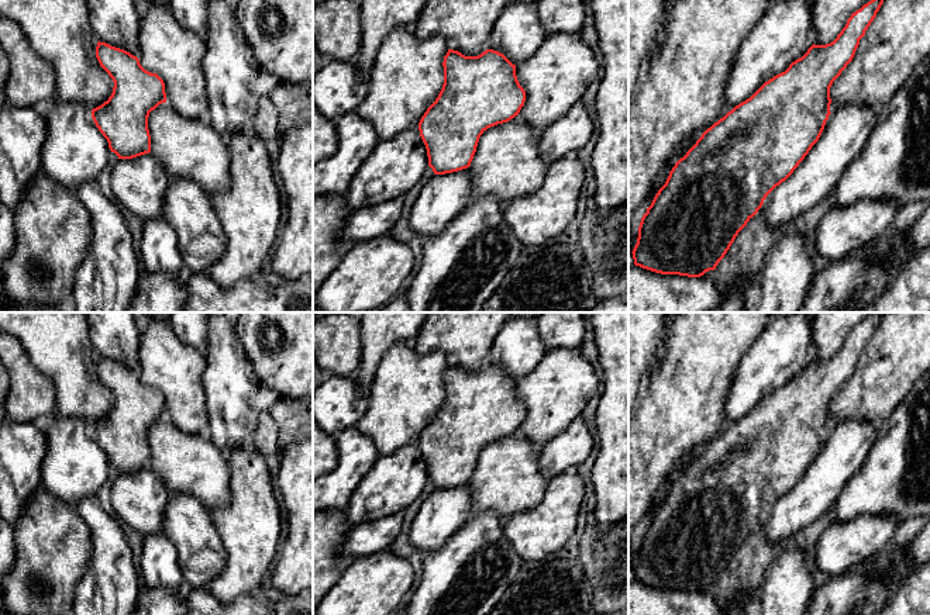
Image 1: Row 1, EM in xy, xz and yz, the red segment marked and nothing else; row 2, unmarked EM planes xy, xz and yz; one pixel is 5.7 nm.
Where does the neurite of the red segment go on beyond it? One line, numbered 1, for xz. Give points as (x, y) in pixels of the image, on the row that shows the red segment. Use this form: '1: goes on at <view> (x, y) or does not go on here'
1: goes on at xz (443, 197)

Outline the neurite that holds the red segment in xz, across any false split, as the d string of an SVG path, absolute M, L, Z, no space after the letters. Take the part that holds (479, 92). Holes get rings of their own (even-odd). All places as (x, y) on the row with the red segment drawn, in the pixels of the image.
M448 49L442 66L442 89L418 122L434 176L407 217L423 239L444 229L472 198L469 166L480 135L519 115L526 101L516 65L497 51L465 56Z

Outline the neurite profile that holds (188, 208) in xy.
M169 176L163 220L176 232L186 273L209 273L225 251L225 234L209 193L187 179Z

